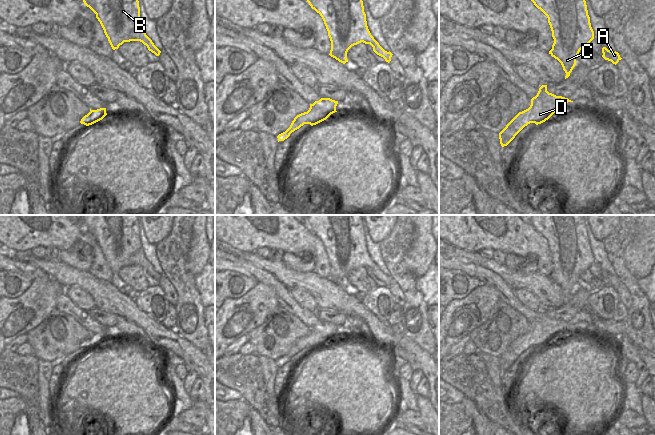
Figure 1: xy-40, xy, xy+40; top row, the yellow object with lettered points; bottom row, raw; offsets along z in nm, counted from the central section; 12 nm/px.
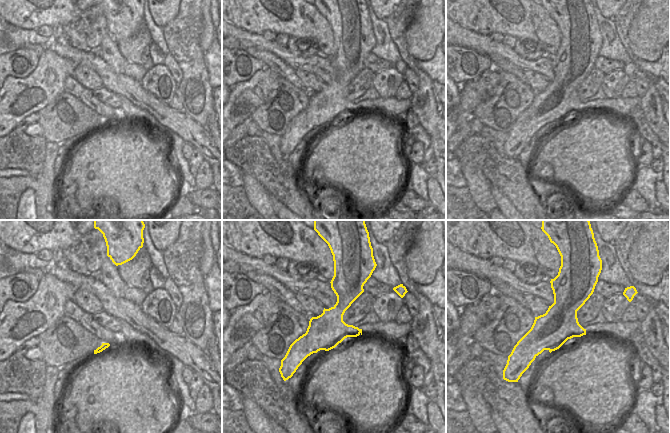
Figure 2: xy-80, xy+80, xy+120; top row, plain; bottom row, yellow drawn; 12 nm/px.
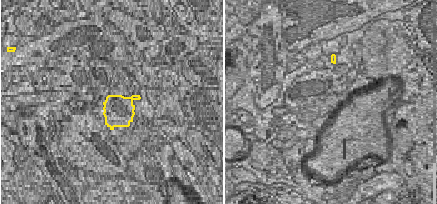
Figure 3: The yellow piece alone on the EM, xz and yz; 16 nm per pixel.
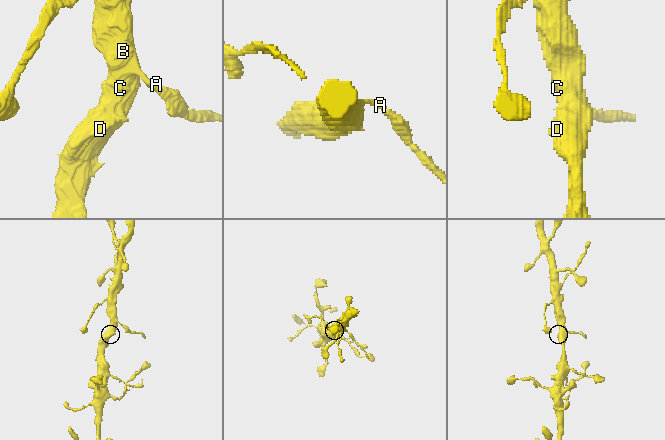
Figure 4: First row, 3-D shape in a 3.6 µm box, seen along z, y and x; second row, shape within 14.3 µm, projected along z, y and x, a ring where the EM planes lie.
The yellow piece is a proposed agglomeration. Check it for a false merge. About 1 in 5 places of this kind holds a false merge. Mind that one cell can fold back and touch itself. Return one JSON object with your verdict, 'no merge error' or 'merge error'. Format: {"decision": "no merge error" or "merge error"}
{"decision": "merge error"}

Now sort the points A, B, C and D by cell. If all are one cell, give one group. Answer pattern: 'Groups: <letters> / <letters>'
Groups: A / B C D.

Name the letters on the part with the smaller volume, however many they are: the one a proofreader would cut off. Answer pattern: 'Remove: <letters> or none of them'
Remove: A

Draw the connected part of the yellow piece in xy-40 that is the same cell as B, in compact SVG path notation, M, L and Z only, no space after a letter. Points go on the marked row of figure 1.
M83 0L83 2L96 14L113 50L130 41L140 41L147 48L154 46L144 31L138 0Z

